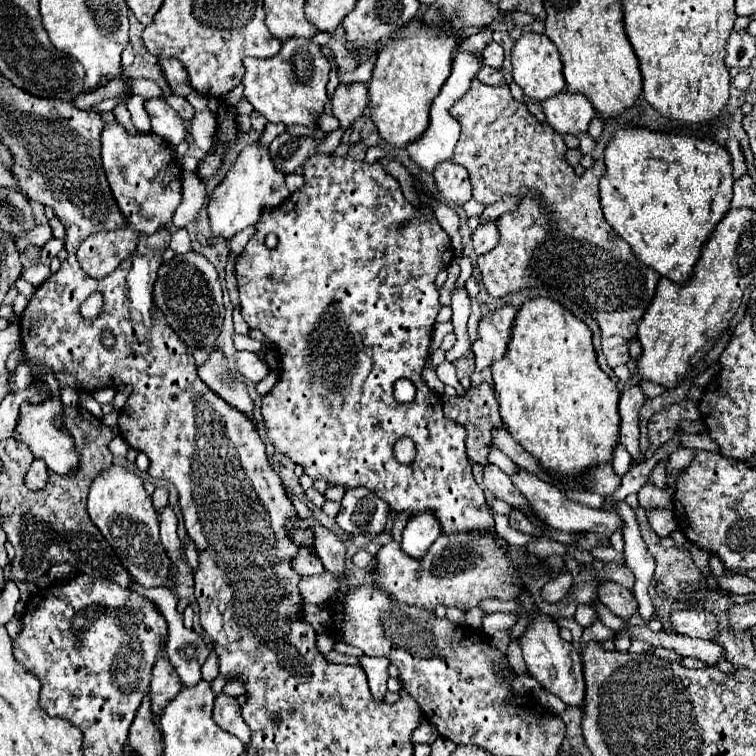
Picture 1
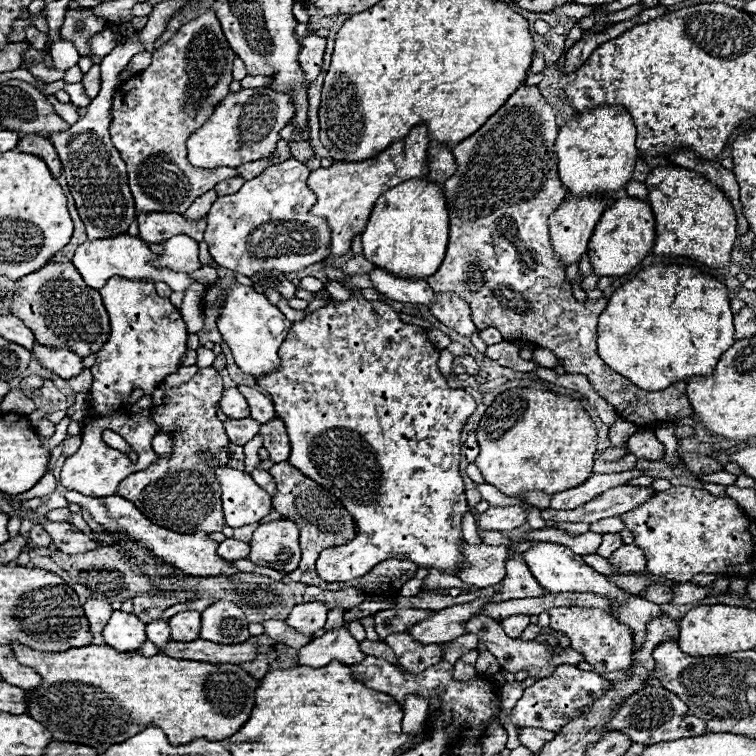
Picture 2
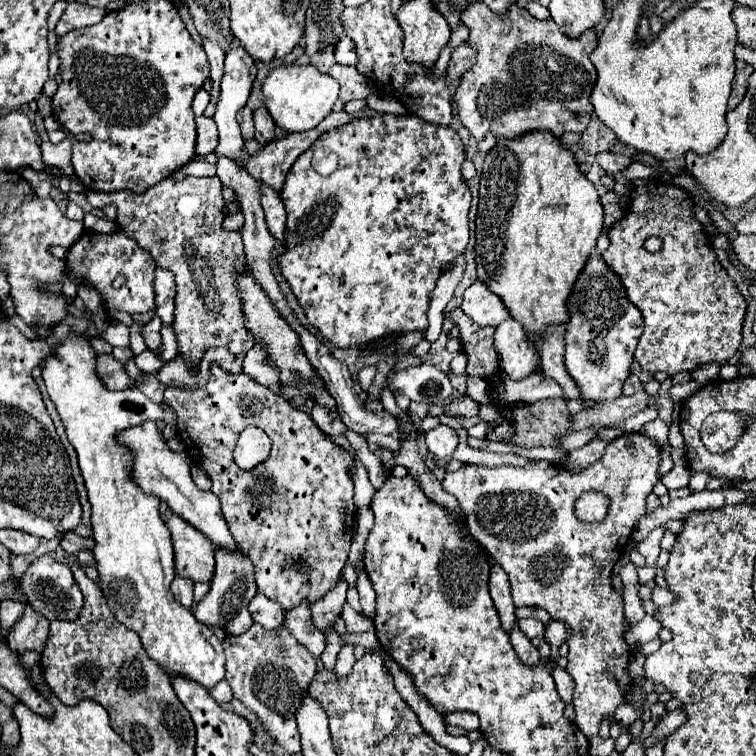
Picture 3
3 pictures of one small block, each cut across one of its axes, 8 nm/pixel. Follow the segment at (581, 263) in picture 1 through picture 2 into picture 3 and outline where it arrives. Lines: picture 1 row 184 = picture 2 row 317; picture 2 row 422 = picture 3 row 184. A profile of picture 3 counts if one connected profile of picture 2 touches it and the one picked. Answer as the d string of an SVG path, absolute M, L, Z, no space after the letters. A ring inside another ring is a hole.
M634 180L630 210L610 228L608 238L610 248L602 254L602 258L620 276L628 298L644 314L644 332L634 352L634 358L644 370L652 374L666 372L668 376L674 376L684 370L692 372L694 368L708 362L726 364L738 352L742 342L746 302L710 248L708 236L694 216L694 202L686 190L670 184L660 186L658 180ZM650 236L664 240L664 246L656 254L650 254L644 248L644 240Z

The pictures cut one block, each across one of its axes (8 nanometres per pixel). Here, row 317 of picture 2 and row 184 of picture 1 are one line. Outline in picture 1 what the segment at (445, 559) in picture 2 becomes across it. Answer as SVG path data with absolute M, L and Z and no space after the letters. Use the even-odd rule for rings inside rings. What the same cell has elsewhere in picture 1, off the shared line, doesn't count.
M316 154L316 156L308 158L308 162L304 164L304 180L306 180L306 184L300 190L290 194L274 210L266 210L262 214L260 222L256 224L258 232L246 244L244 252L236 260L236 278L238 278L242 316L250 328L260 330L270 340L272 348L278 352L278 362L280 362L280 378L278 378L276 386L266 396L262 396L262 418L264 418L268 440L272 442L276 452L288 456L296 464L302 464L304 472L312 480L326 480L328 486L342 486L346 490L364 486L364 488L372 490L378 498L382 498L390 506L390 510L394 510L396 514L406 512L408 516L416 516L416 514L430 512L438 518L438 522L442 526L442 534L446 534L446 536L454 534L454 532L496 536L492 506L486 502L482 488L474 482L472 464L468 462L468 454L464 450L464 442L466 442L468 434L466 434L466 430L462 430L462 426L458 426L458 422L444 418L442 400L438 398L436 392L432 392L428 388L428 384L422 378L422 370L424 370L424 364L428 358L428 348L430 348L430 340L432 340L432 332L434 332L434 322L436 322L436 316L442 308L442 304L438 300L440 294L438 294L434 280L436 280L436 274L442 268L446 268L450 264L450 260L454 258L450 236L446 240L446 232L440 228L438 220L434 218L434 212L428 206L424 206L424 210L418 212L416 206L412 206L404 198L400 184L390 174L386 174L380 164L364 164L364 162L350 160L346 156L332 158L330 154ZM266 232L276 234L278 244L274 248L268 248L264 244ZM398 378L410 378L418 388L416 398L408 404L398 404L394 398L392 386ZM400 436L410 436L416 444L416 460L412 464L400 464L392 454L392 446Z

